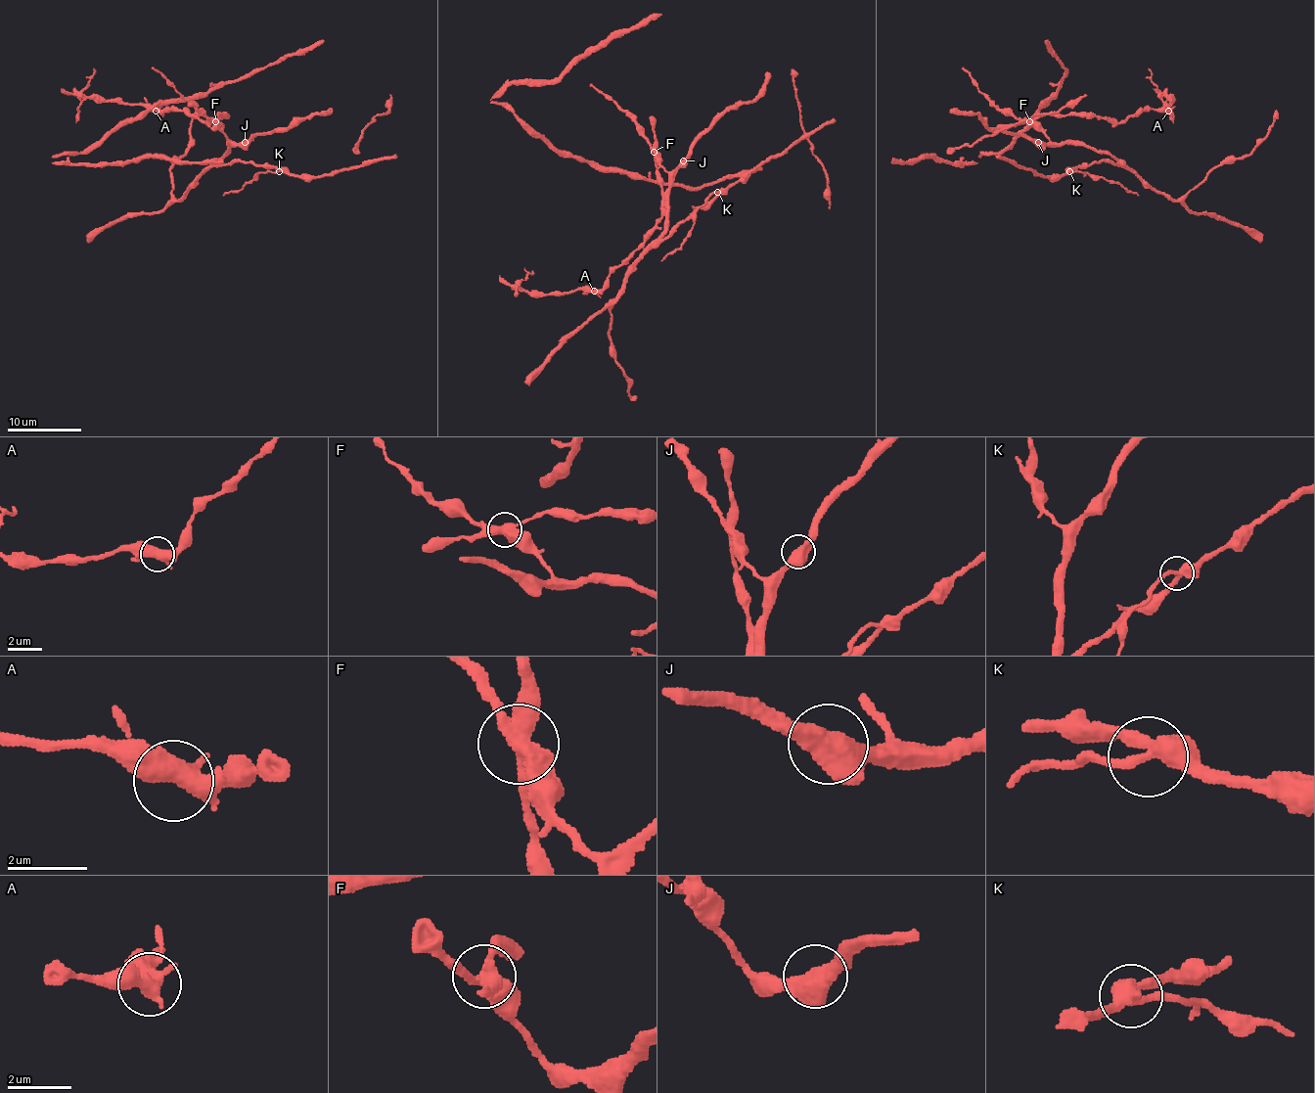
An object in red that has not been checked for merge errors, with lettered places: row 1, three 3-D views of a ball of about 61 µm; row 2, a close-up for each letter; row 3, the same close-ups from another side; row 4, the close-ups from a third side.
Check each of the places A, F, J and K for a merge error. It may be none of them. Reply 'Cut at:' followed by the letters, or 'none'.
Cut at: F, K

